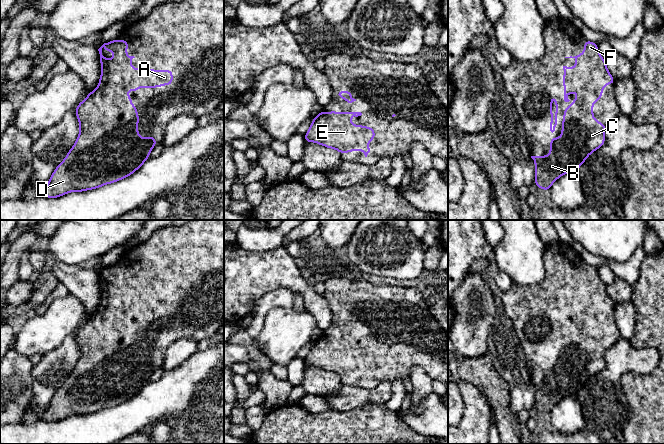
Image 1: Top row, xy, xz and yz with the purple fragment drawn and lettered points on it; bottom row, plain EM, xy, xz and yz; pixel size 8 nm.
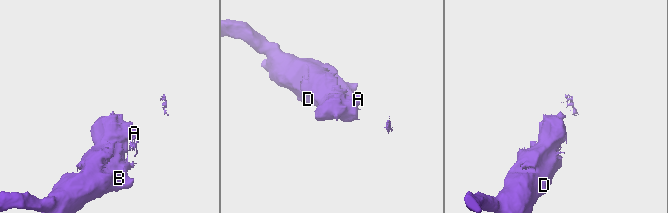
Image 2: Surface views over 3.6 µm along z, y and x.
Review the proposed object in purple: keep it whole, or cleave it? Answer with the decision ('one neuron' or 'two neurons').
one neuron

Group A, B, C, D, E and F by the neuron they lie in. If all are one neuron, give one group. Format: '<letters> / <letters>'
A B C D E F

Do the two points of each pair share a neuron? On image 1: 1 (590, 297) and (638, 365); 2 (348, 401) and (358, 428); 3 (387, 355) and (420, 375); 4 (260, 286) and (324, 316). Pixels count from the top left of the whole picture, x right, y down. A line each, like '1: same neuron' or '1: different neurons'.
1: different neurons
2: different neurons
3: different neurons
4: same neuron

